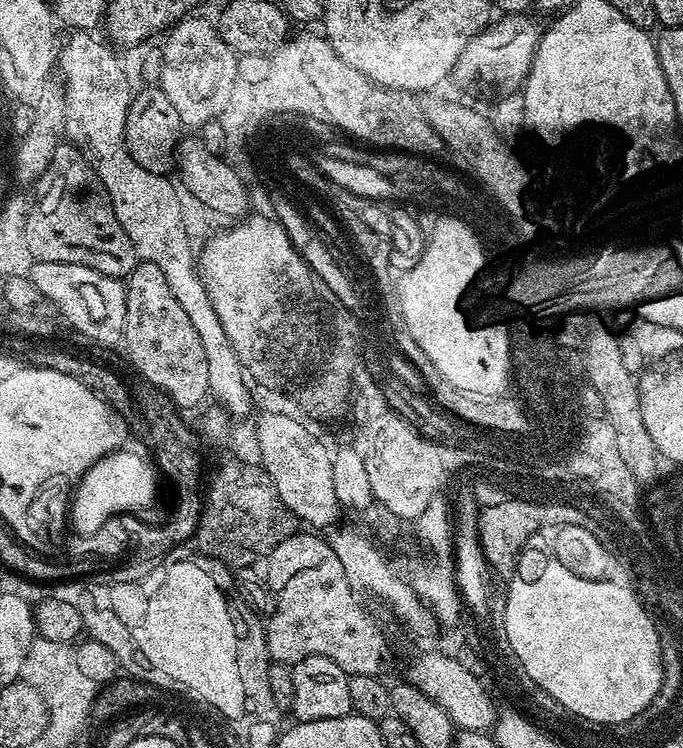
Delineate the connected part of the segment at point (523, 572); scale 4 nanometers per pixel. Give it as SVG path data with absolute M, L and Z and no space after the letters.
M525 547L517 558L516 571L514 572L514 583L512 584L512 596L506 597L505 616L502 619L504 625L504 636L508 639L510 652L518 654L520 660L528 664L528 672L536 676L536 681L544 684L544 689L554 693L559 699L565 700L569 707L585 712L585 716L598 718L606 716L609 720L617 721L625 714L640 709L642 702L646 702L650 690L656 688L658 678L658 665L656 665L656 635L650 634L648 620L643 617L640 607L632 600L632 591L624 588L615 580L591 580L590 578L578 578L578 574L570 574L562 562L552 555L551 551L540 548Z

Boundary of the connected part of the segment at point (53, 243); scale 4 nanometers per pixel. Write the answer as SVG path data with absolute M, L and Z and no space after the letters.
M60 148L49 168L47 176L40 181L39 199L35 212L28 224L28 244L31 245L33 261L66 262L74 266L90 266L107 276L127 278L136 269L136 252L125 240L126 230L114 214L114 206L108 197L108 191L102 186L98 174L85 158L77 156L70 148Z

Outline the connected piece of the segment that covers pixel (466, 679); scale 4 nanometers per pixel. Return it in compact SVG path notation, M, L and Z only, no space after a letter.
M443 651L424 652L421 656L414 657L406 680L418 690L422 690L426 698L434 698L434 702L438 702L438 706L442 706L442 710L450 714L457 729L465 732L488 732L493 727L492 707L488 702L488 695L481 692L480 685L469 676L461 663L445 655Z

